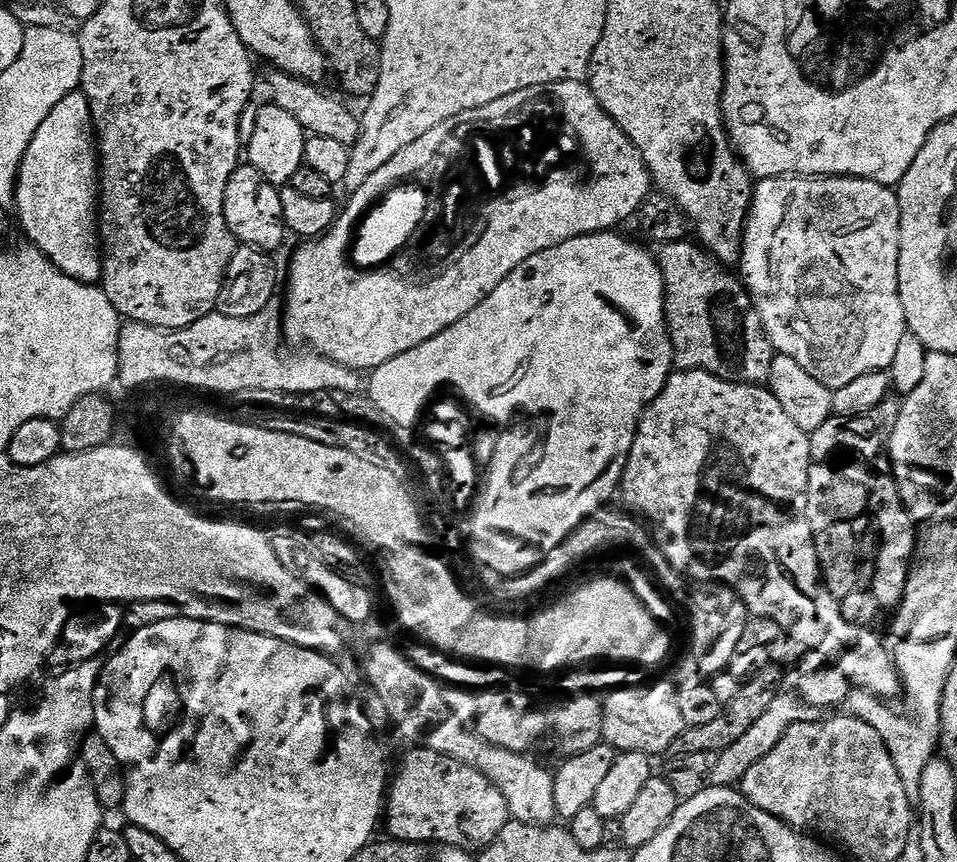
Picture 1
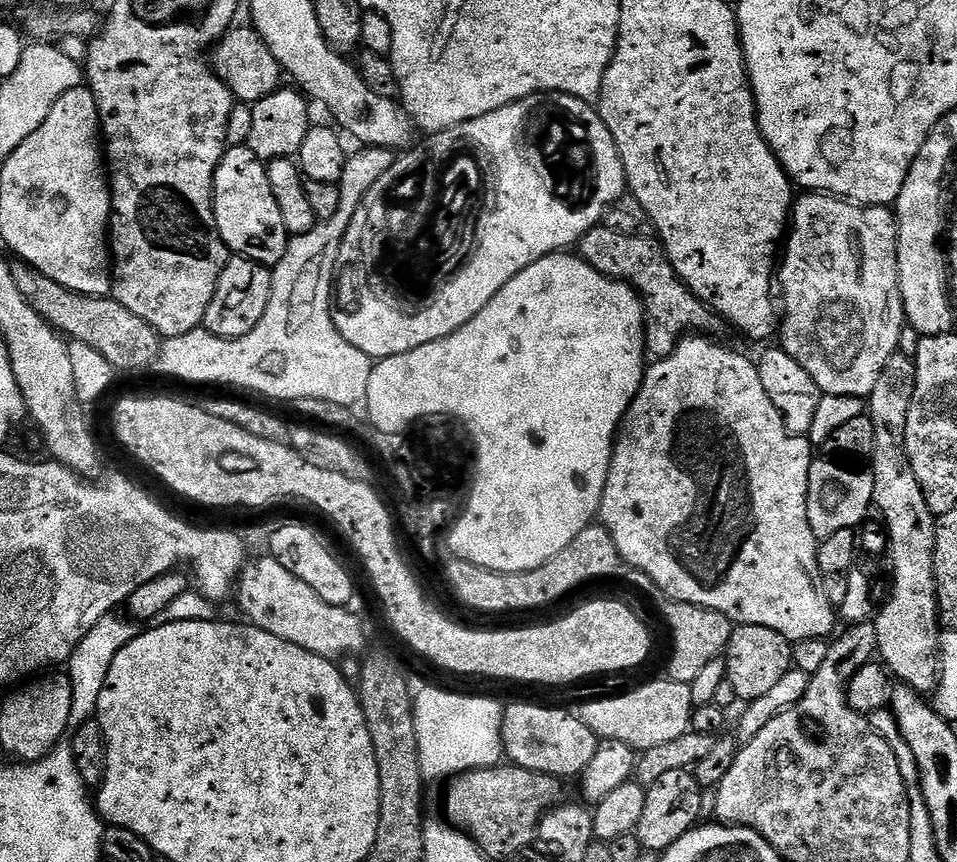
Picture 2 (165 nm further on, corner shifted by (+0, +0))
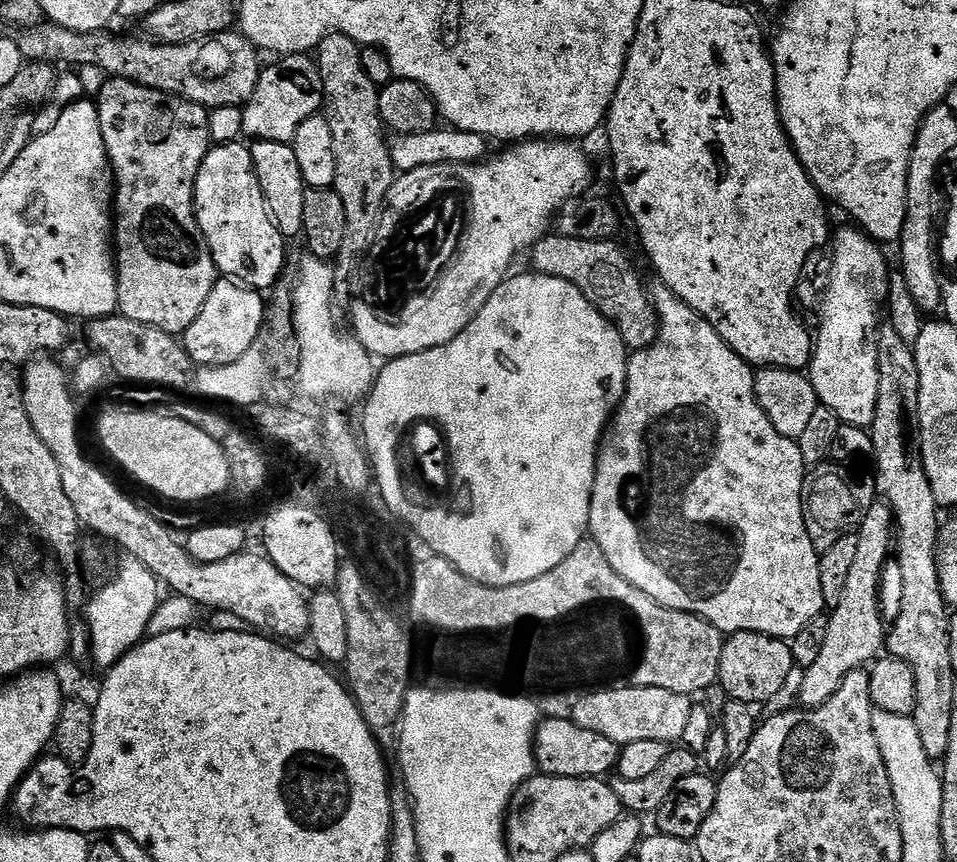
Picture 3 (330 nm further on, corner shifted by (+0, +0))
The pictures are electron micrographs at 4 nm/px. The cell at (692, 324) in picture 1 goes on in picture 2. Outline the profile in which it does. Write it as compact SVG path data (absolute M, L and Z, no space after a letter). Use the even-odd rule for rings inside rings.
M597 226L580 239L578 254L611 280L625 281L640 293L644 302L644 347L653 361L666 359L685 334L718 336L726 328L726 322L678 279L659 239L646 234L614 234Z

